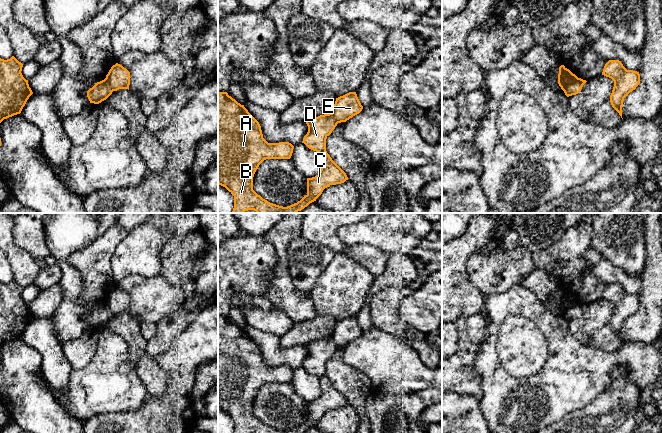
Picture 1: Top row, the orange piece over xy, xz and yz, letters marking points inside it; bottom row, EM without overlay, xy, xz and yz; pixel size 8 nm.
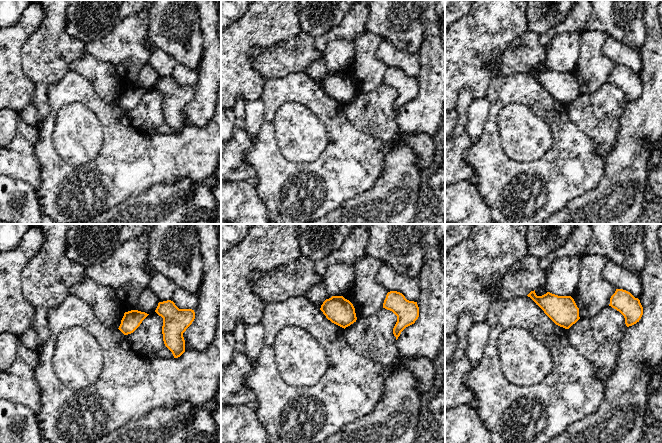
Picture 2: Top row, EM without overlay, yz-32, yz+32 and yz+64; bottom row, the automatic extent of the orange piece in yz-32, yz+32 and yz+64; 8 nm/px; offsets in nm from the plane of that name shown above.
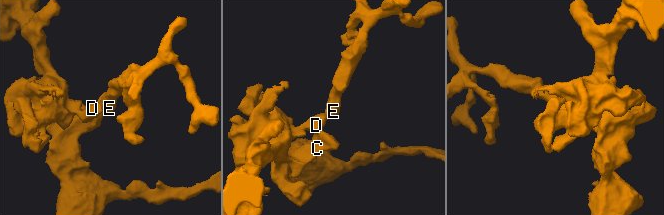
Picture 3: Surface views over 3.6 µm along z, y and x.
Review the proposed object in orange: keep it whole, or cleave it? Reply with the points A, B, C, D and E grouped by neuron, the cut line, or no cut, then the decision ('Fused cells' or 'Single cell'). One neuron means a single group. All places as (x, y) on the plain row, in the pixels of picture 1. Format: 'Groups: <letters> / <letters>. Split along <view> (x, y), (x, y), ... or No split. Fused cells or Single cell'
Groups: A B C D / E. Split along yz (576, 300), (563, 314). Fused cells

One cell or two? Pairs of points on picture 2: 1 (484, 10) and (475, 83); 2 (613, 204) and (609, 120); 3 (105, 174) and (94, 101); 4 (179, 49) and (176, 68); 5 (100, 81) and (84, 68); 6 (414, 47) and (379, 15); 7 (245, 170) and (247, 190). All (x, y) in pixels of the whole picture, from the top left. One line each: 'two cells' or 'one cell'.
1: one cell
2: two cells
3: one cell
4: two cells
5: one cell
6: one cell
7: two cells

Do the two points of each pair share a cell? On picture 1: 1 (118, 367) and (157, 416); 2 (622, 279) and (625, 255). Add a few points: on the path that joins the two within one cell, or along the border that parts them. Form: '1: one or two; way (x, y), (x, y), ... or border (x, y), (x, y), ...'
1: two; border (149, 395), (135, 410), (124, 411)
2: two; border (603, 256), (628, 273), (635, 274), (640, 278)

